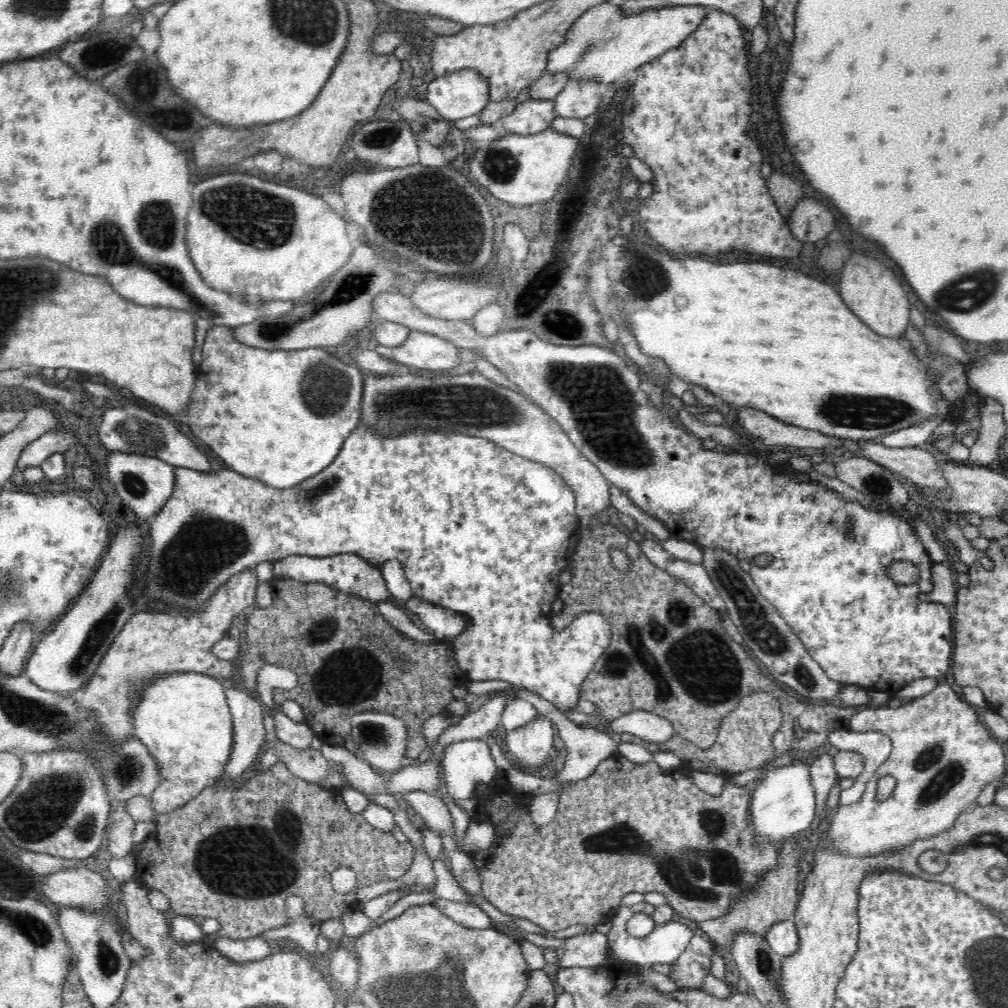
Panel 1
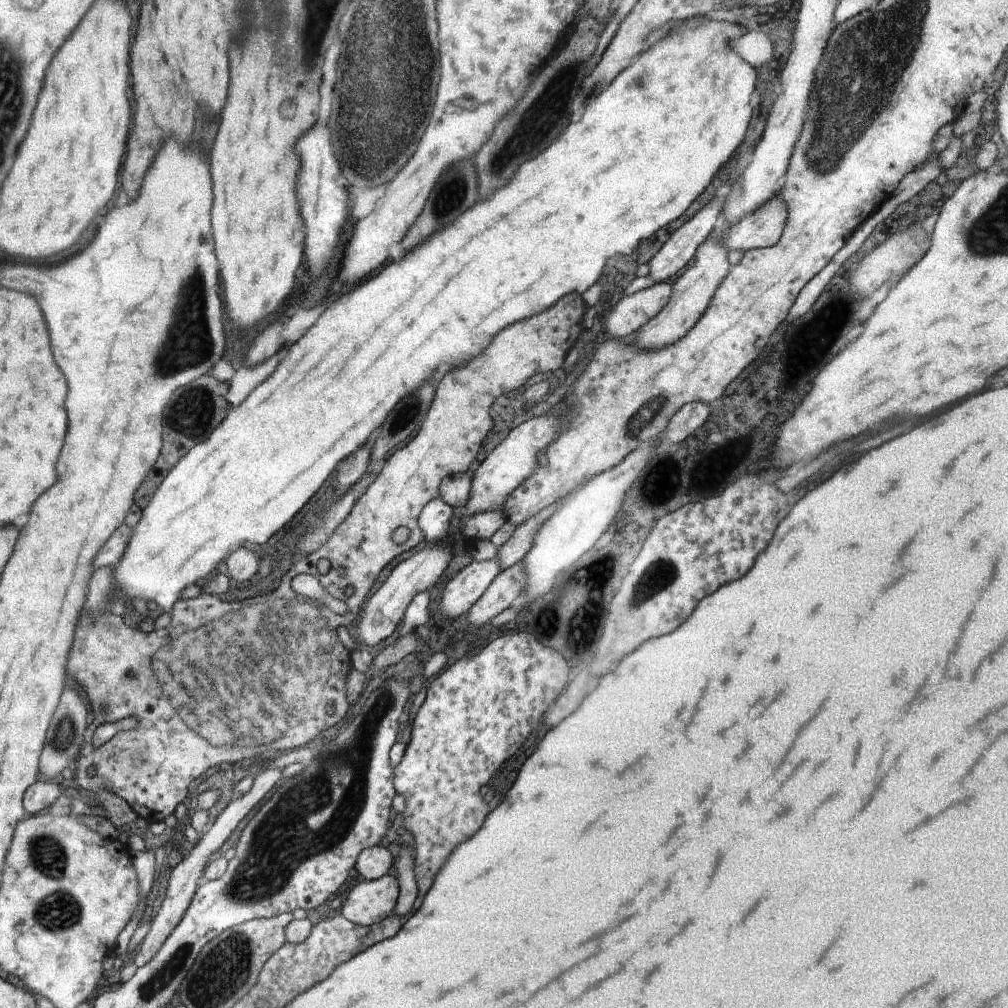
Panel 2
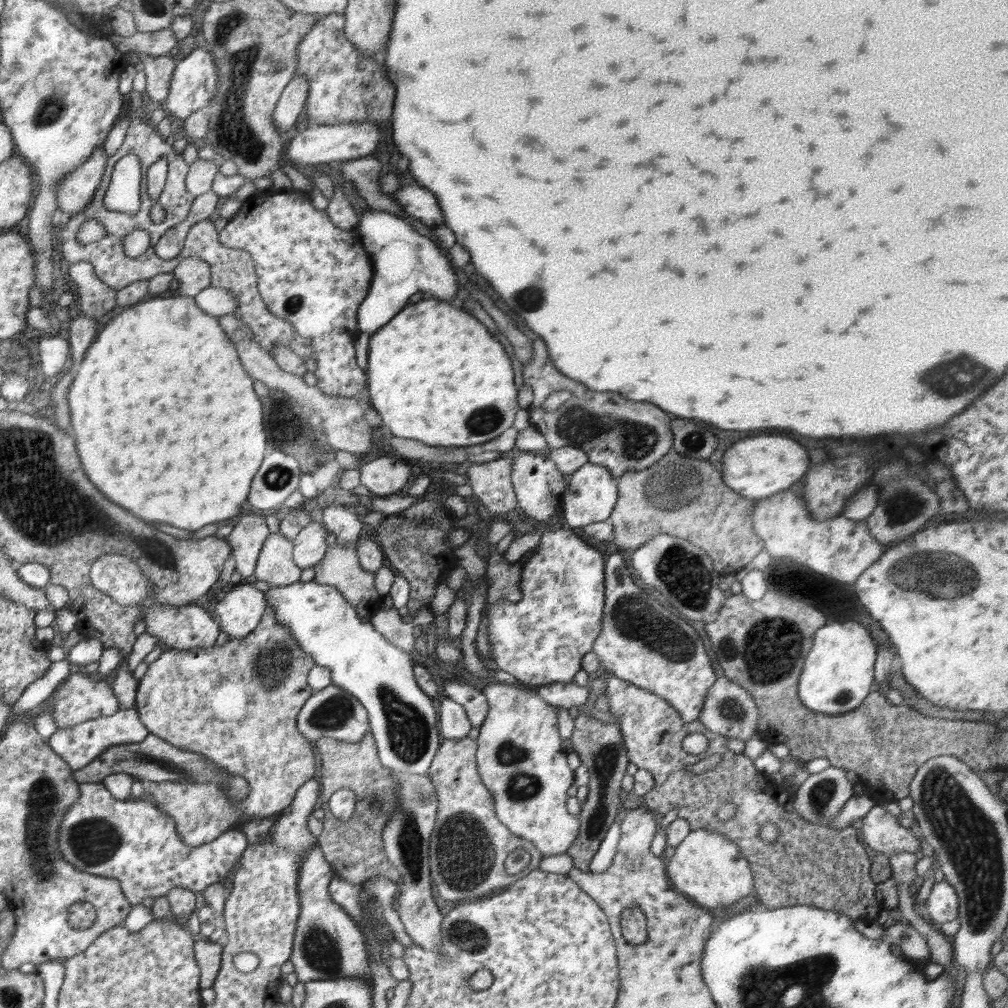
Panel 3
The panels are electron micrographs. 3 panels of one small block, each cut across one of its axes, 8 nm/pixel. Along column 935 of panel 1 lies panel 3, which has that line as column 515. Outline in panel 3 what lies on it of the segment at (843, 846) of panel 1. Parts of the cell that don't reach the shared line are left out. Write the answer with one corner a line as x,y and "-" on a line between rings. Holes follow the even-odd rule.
490,683
481,688
489,710
479,724
476,764
482,783
490,790
495,800
495,814
500,822
516,837
532,842
543,856
566,853
578,837
580,821
578,816
568,813
566,802
571,785
574,785
575,771
569,768
567,753
562,750
559,733
557,705
548,704
535,688
518,690
508,684

